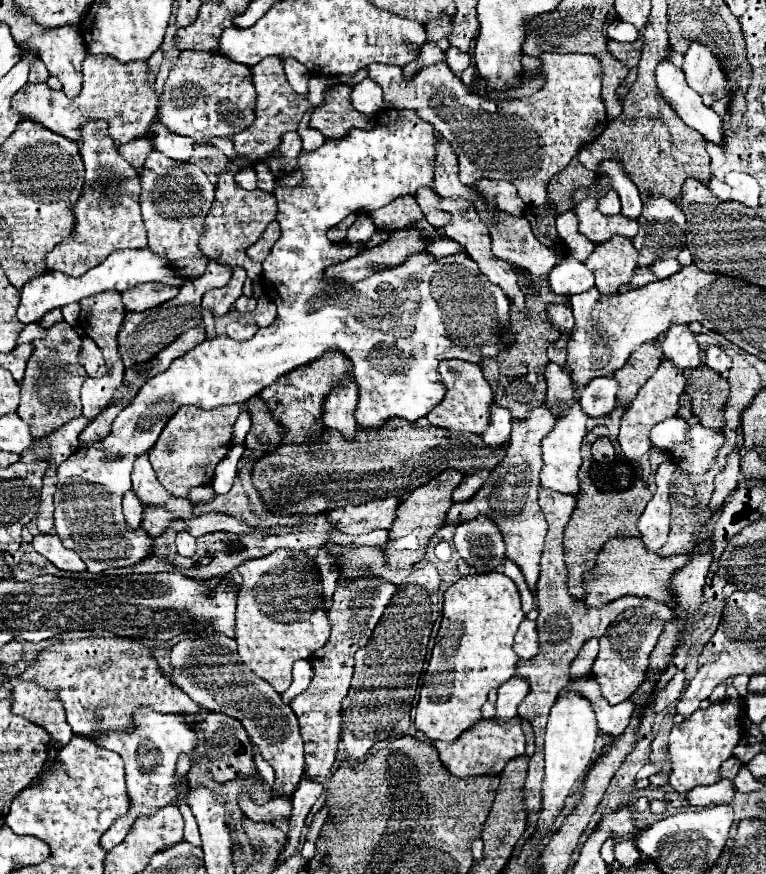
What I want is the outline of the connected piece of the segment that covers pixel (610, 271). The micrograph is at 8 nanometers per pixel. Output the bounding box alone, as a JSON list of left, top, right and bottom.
[586,237,636,295]

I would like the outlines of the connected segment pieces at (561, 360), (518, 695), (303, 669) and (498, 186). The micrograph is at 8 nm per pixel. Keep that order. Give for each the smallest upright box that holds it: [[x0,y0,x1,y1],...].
[[548,335,568,367],[496,675,530,723],[282,659,314,703],[476,179,526,215]]

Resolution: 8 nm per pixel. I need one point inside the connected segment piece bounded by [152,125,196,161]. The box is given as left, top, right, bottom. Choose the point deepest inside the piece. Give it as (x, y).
(180, 148)

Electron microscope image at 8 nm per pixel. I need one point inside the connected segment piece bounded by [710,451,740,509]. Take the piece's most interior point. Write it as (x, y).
(726, 481)

